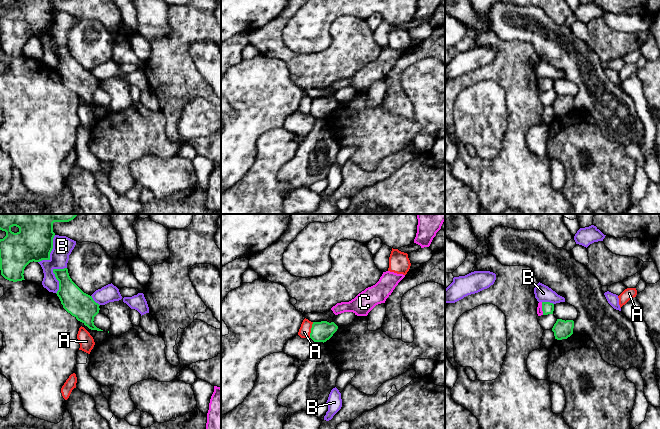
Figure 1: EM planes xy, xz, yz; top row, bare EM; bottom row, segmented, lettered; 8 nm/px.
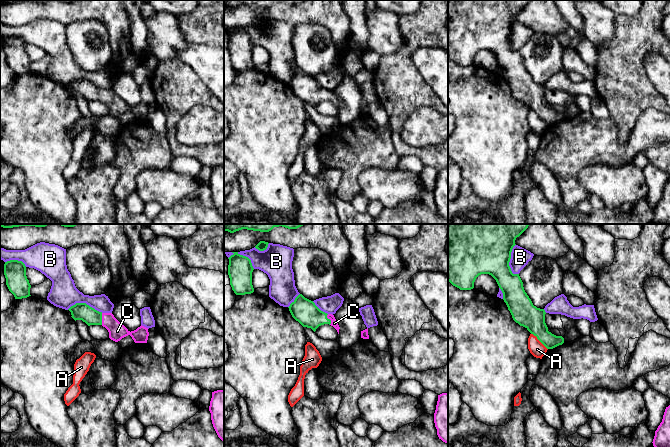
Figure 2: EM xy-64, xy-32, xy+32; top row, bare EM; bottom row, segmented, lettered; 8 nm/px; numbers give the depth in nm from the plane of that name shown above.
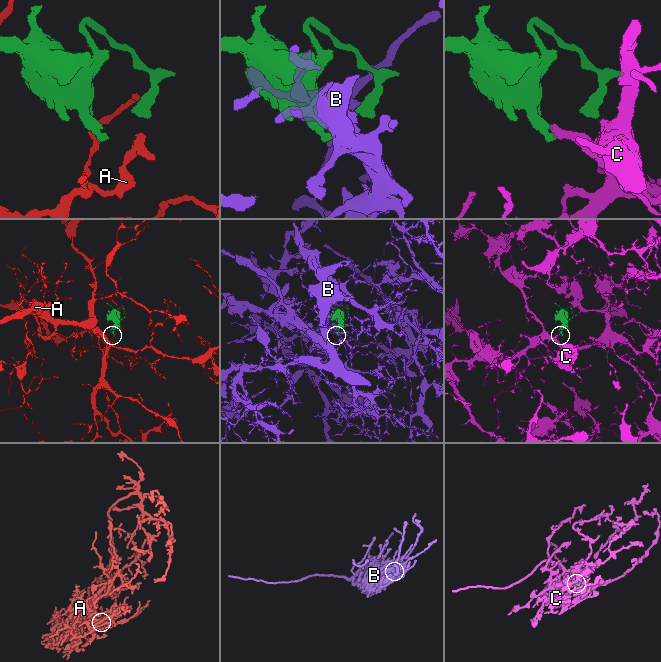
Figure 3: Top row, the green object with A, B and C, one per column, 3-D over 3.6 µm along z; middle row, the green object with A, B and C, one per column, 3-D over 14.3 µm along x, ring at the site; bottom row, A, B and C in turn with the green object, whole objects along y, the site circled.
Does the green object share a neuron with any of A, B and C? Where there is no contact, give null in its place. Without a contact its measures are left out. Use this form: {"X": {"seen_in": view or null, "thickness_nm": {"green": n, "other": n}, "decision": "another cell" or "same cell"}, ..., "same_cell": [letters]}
{"A": {"seen_in": "xz", "thickness_nm": {"green": 160, "other": 100}, "decision": "another cell"}, "B": {"seen_in": "xy", "thickness_nm": {"green": 200, "other": 160}, "decision": "another cell"}, "C": {"seen_in": "yz", "thickness_nm": {"green": 90, "other": 50}, "decision": "same cell"}, "same_cell": ["C"]}

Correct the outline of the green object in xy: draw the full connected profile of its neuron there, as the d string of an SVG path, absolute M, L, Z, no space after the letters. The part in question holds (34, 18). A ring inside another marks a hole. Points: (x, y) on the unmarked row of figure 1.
M0 0L0 6L6 8L6 12L0 15L0 46L1 51L13 58L24 55L24 45L30 38L50 36L50 29L53 25L53 0Z

